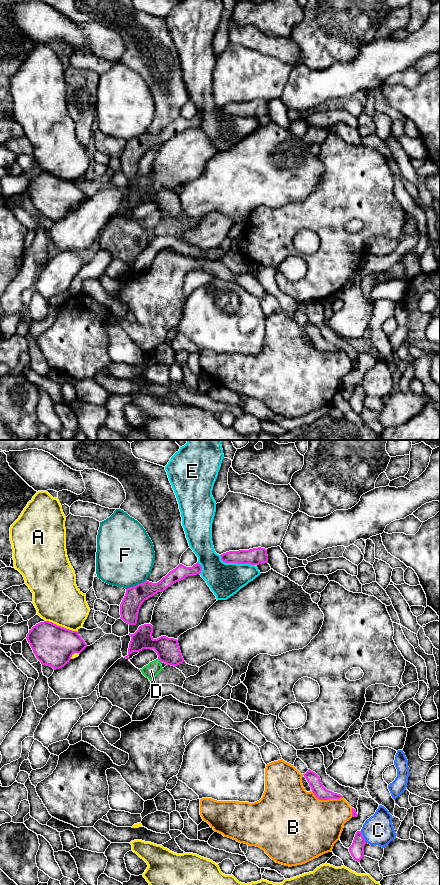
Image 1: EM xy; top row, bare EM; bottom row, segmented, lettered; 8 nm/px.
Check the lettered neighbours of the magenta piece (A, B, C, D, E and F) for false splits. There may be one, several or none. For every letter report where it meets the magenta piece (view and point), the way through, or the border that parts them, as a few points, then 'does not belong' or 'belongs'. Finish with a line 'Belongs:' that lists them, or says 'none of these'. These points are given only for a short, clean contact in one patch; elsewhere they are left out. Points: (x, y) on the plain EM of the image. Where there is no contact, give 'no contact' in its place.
A: contact xy (60, 178); does not belong
B: contact xy (327, 351); does not belong
C: contact xy (363, 389); does not belong
D: contact xy (160, 212); does not belong
E: contact xy (236, 114); does not belong
F: contact xy (136, 137); does not belong
Belongs: none of these

